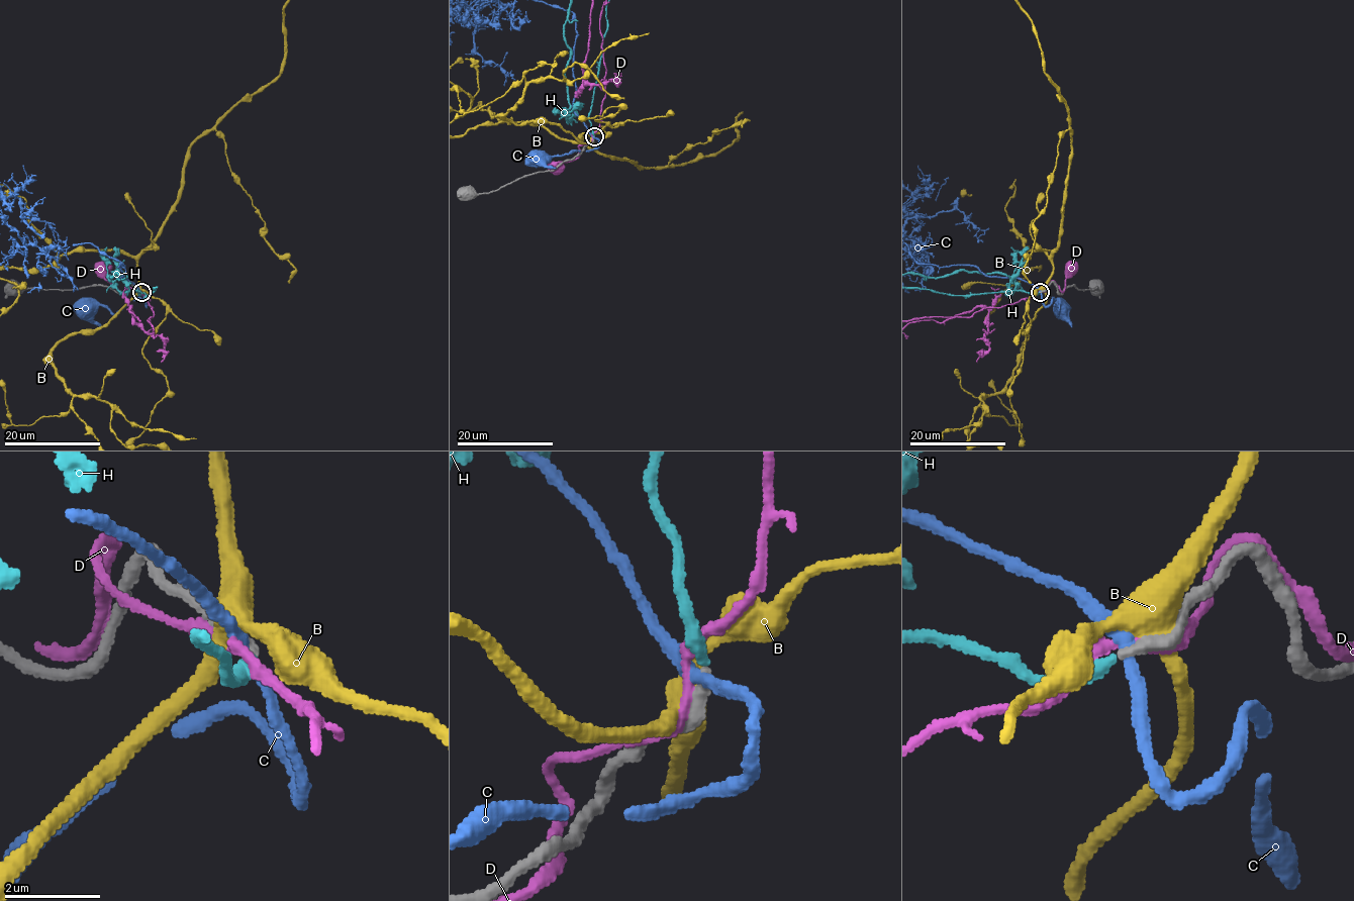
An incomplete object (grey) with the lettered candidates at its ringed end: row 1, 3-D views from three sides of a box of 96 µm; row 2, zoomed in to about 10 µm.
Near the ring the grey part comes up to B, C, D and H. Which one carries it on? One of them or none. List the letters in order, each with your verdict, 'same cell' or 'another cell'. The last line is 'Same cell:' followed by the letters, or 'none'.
B: another cell
C: another cell
D: another cell
H: same cell
Same cell: H

